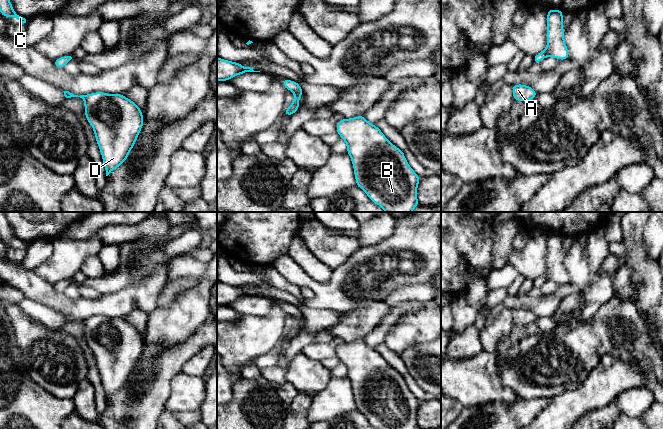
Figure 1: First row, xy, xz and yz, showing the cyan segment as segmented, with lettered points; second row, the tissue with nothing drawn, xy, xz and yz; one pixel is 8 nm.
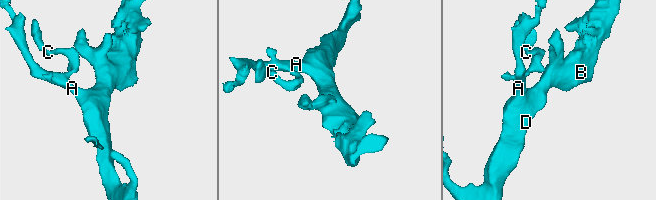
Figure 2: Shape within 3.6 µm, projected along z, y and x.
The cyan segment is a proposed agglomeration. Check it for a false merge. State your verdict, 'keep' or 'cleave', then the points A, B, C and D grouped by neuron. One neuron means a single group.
keep; groups A B C D

